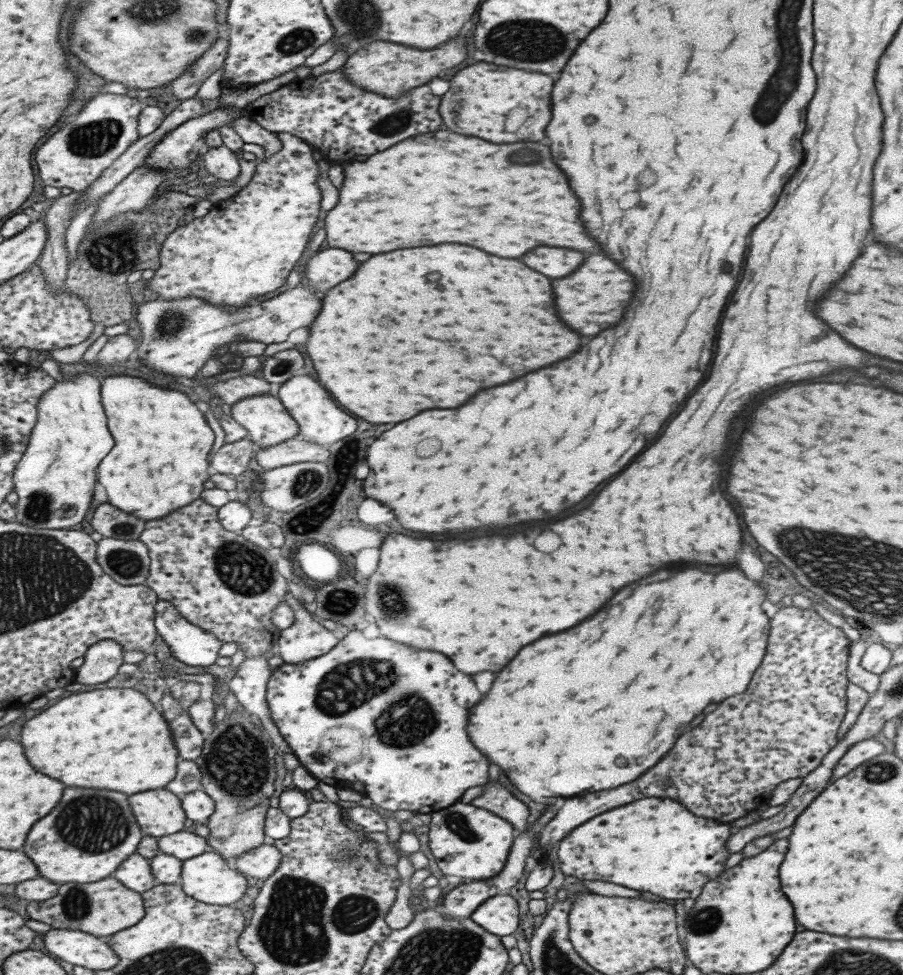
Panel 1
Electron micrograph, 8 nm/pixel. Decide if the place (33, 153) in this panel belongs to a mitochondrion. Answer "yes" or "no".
no

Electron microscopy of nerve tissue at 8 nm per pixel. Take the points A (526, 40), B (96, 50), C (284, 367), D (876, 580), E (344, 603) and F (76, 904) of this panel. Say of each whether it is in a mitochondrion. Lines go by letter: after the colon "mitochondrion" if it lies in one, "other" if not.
A: mitochondrion
B: other
C: mitochondrion
D: mitochondrion
E: mitochondrion
F: mitochondrion

